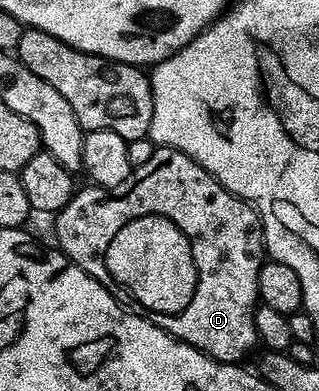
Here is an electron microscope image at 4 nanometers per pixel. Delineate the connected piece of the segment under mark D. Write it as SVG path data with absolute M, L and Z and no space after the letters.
M164 146L154 147L151 158L143 162L143 166L134 168L129 173L127 182L119 182L119 186L114 188L88 187L82 192L81 189L74 191L67 206L63 206L52 217L53 236L57 239L56 247L59 251L71 262L75 262L79 270L91 274L95 282L108 285L111 279L105 265L105 255L115 234L140 216L162 216L163 219L169 219L190 242L194 264L197 267L197 285L194 297L181 313L150 312L148 318L167 334L187 342L201 352L206 352L213 360L224 364L241 364L244 356L259 344L253 312L259 303L259 270L266 259L267 249L265 234L261 230L261 218L256 207L236 196L234 192L226 190L211 173L203 170L203 166L199 166L187 154Z

